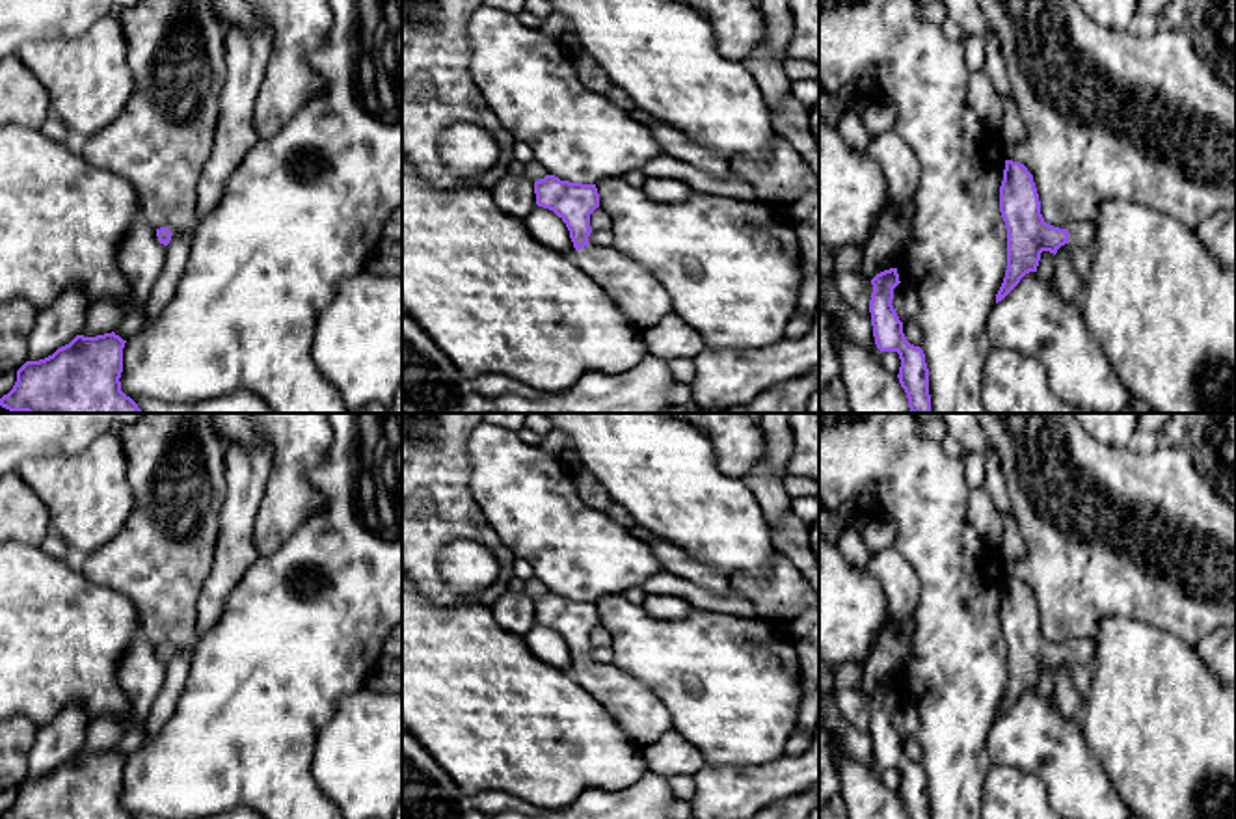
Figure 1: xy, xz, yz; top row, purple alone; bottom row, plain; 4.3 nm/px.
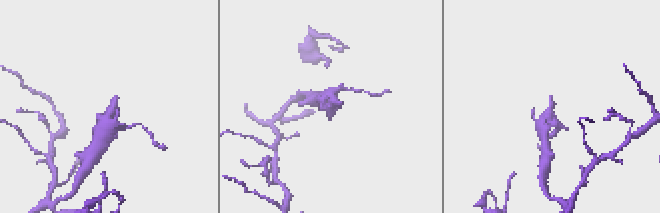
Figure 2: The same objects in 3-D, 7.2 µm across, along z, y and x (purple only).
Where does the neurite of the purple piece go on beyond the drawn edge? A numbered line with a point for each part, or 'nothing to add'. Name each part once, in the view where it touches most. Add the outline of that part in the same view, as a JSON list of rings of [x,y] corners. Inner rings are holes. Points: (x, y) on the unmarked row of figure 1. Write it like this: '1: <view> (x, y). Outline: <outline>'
1: xz (641, 713). Outline: [[[588,661],[573,668],[573,678],[642,748],[674,730],[672,717],[659,696],[616,665]]]

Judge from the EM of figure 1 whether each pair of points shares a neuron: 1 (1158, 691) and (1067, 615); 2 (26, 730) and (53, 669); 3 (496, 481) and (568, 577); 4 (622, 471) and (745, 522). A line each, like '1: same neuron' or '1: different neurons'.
1: different neurons
2: different neurons
3: same neuron
4: same neuron

